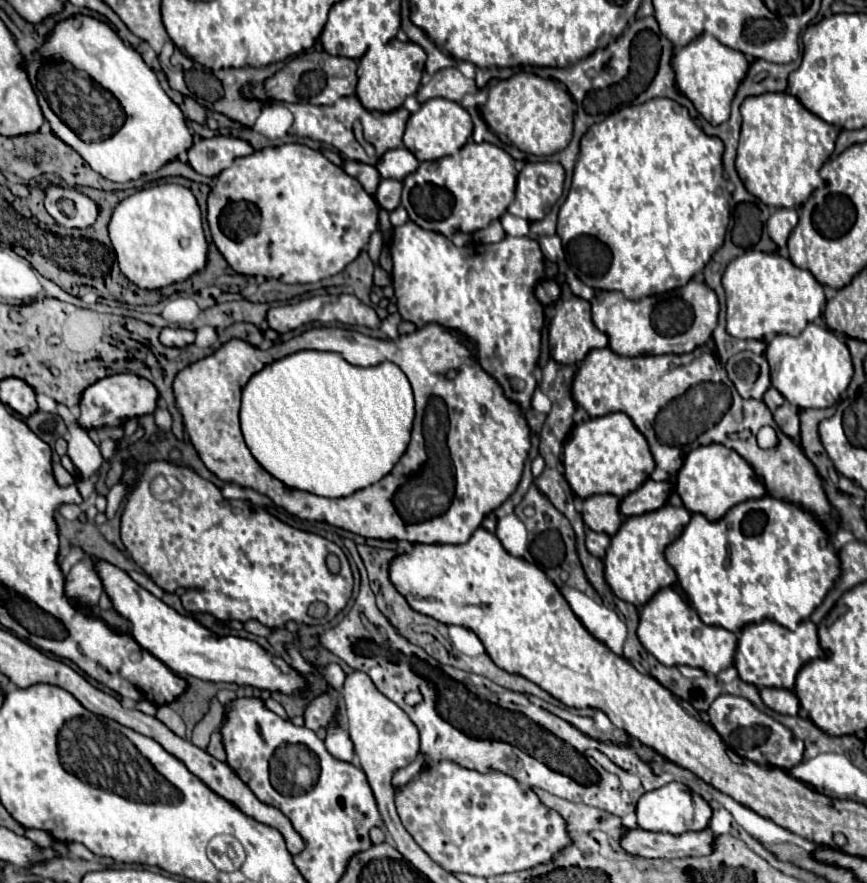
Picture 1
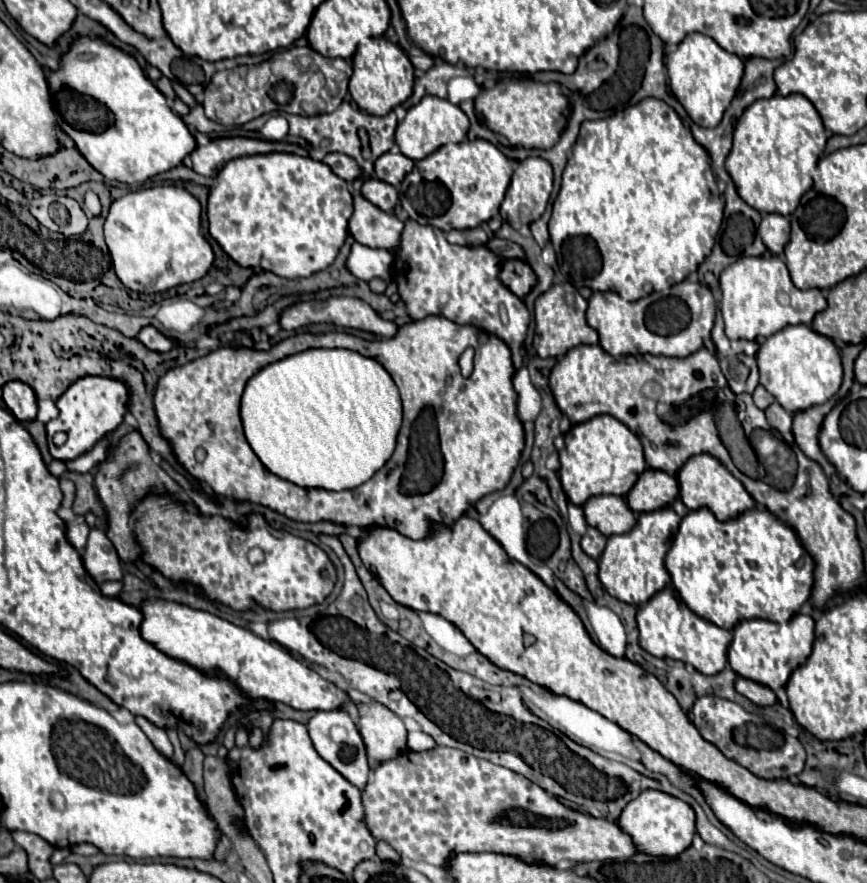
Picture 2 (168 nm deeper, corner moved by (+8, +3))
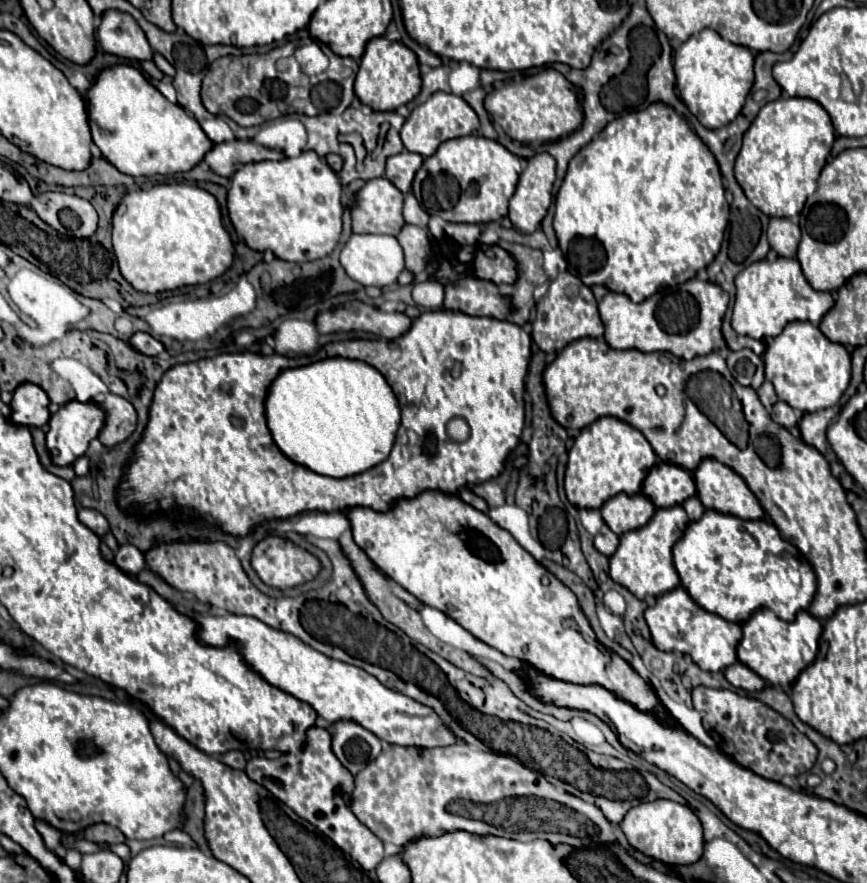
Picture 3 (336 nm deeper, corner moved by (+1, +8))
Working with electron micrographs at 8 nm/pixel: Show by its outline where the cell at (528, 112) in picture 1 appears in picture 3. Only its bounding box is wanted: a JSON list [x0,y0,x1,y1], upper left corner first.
[485,66,584,145]

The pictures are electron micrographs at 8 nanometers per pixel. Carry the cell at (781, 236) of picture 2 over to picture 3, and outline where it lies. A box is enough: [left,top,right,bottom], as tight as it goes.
[767,217,801,257]

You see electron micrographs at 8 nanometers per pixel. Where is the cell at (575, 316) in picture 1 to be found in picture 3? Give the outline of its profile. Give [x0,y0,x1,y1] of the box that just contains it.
[533,273,603,353]

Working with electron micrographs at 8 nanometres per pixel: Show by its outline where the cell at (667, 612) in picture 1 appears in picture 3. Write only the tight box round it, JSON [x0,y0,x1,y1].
[645,585,741,671]

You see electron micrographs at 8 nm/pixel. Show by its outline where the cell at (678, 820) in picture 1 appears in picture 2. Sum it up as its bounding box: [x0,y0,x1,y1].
[618,790,696,858]

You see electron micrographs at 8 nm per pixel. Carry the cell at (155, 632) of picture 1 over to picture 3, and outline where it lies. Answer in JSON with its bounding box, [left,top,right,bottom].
[193,615,457,747]

